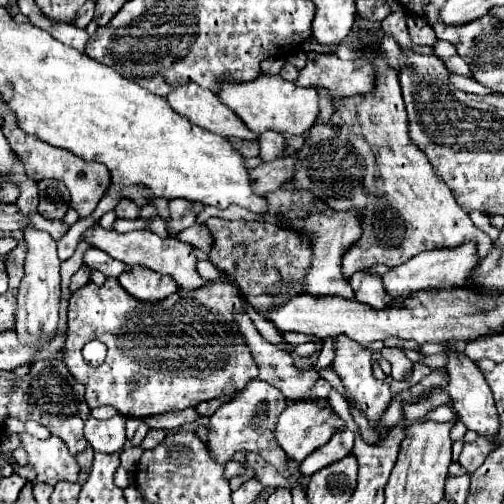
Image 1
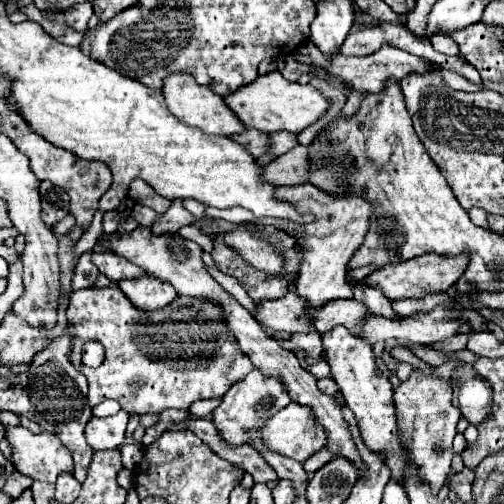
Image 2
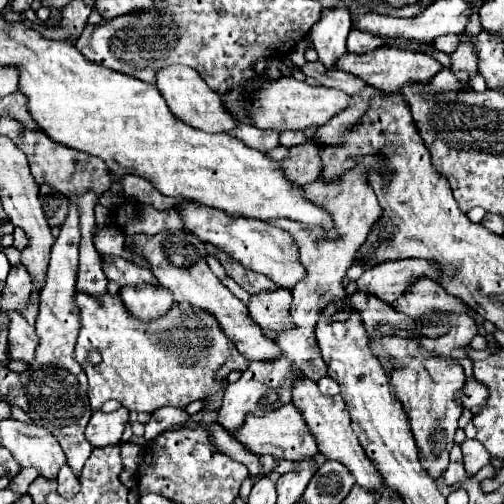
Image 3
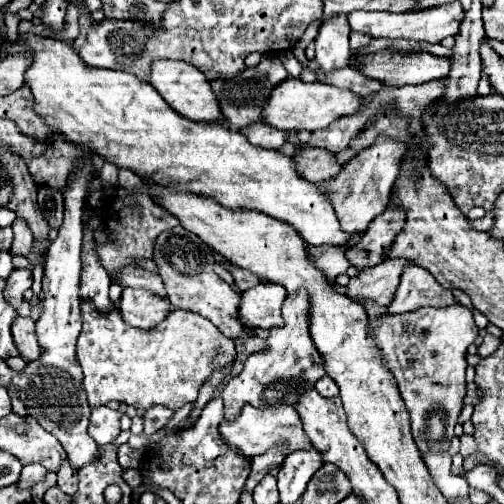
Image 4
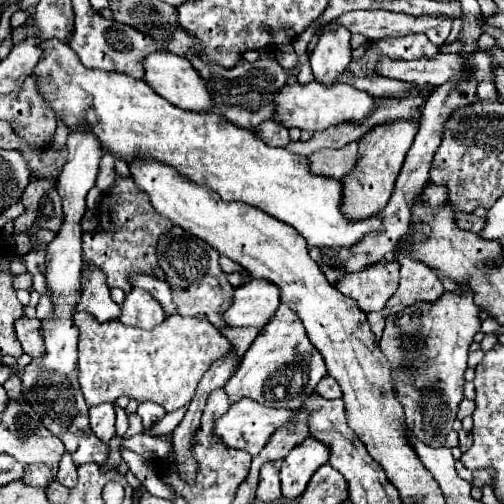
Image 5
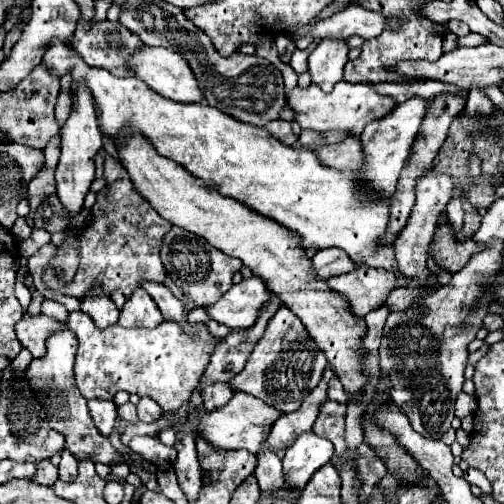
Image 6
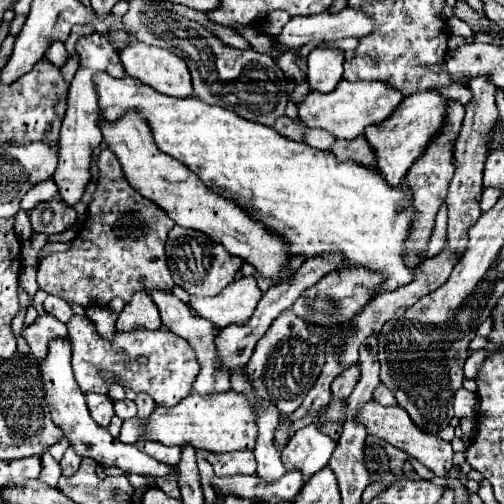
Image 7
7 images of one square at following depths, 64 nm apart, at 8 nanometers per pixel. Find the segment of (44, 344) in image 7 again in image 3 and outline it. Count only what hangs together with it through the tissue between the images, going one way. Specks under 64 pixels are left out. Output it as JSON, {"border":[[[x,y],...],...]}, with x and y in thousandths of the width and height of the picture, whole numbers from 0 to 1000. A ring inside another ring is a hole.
{"border":[[[16,619],[20,647],[16,647],[16,675],[24,683],[24,706],[20,714],[44,714],[52,722],[63,722],[71,710],[71,687],[75,667],[63,643],[52,639],[52,631],[36,619]]]}

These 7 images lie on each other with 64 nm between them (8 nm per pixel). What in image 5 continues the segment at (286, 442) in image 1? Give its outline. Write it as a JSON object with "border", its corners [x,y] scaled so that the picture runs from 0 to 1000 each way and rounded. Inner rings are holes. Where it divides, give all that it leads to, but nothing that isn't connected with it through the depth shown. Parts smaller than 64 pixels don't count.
{"border":[[[480,790],[472,798],[464,798],[452,817],[444,825],[437,825],[425,841],[425,865],[433,865],[452,889],[472,889],[472,893],[488,893],[492,901],[508,905],[524,881],[532,877],[532,865],[540,865],[540,857],[556,845],[567,841],[579,829],[575,813],[552,813],[552,810],[528,810],[520,802],[512,802],[508,794],[496,790]]]}

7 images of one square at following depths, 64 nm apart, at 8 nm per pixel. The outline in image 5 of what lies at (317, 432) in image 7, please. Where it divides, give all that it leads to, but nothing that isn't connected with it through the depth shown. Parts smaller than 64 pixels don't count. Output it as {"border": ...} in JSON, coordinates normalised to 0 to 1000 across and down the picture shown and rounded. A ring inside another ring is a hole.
{"border":[[[611,865],[603,877],[587,881],[571,905],[560,917],[556,929],[556,956],[560,956],[560,984],[567,988],[587,988],[607,972],[611,952],[619,948],[619,940],[651,917],[655,905],[655,889]]]}

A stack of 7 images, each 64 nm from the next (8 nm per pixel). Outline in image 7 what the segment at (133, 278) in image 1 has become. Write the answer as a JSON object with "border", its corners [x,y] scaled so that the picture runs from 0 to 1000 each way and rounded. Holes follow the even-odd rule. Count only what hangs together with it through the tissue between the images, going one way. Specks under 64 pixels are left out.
{"border":[[[274,579],[262,587],[262,595],[246,607],[242,623],[234,627],[230,655],[234,659],[262,659],[262,655],[313,655],[317,623],[310,619],[310,603],[298,587],[286,587],[286,579]]]}

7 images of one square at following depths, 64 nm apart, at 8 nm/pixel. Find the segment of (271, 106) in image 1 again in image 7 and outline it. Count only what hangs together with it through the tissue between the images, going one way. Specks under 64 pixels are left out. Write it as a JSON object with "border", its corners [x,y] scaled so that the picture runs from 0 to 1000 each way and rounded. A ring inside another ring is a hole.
{"border":[[[675,159],[663,183],[655,187],[631,187],[615,183],[607,198],[591,210],[591,230],[611,246],[611,254],[639,254],[655,262],[667,274],[702,278],[706,270],[718,270],[726,250],[758,246],[798,202],[798,187],[790,175],[774,171],[758,159],[722,159],[722,163],[690,163]]]}

